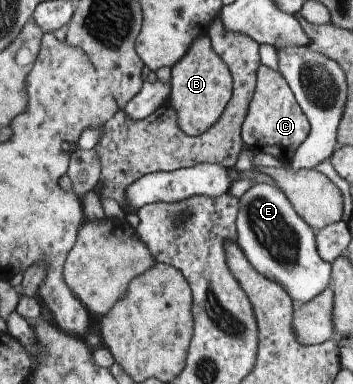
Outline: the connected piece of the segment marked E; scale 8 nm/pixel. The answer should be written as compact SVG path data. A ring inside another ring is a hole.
M254 184L237 200L237 244L260 275L279 283L296 304L310 301L326 286L332 285L332 266L319 256L316 231L296 213L278 186Z

